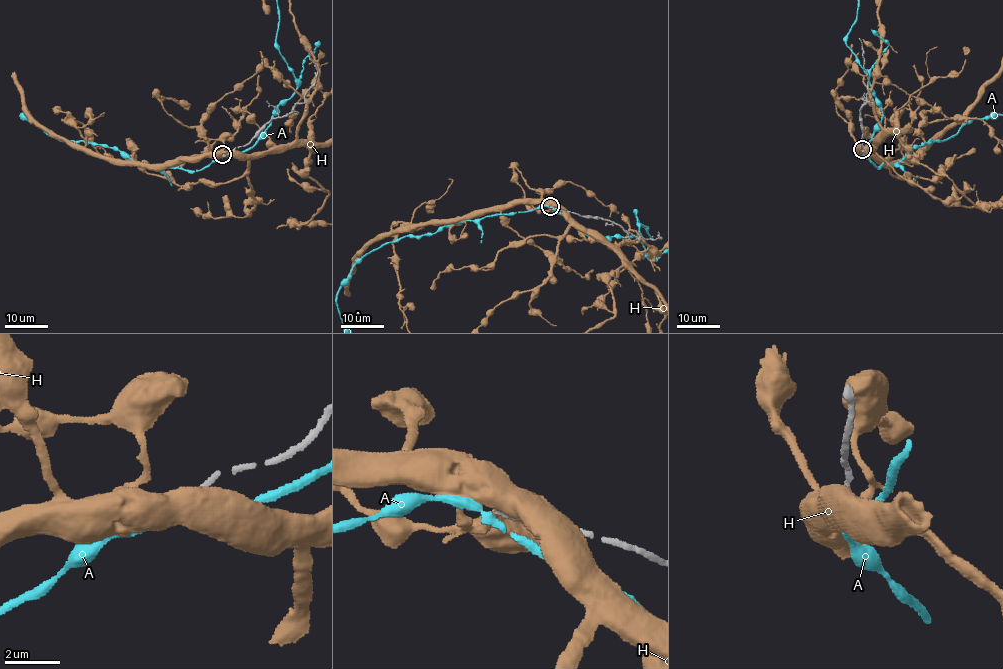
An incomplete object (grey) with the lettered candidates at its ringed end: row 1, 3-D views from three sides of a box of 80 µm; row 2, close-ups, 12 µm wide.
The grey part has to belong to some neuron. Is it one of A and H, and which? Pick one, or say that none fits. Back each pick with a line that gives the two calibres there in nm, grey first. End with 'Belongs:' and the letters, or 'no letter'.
Belongs: no letter

